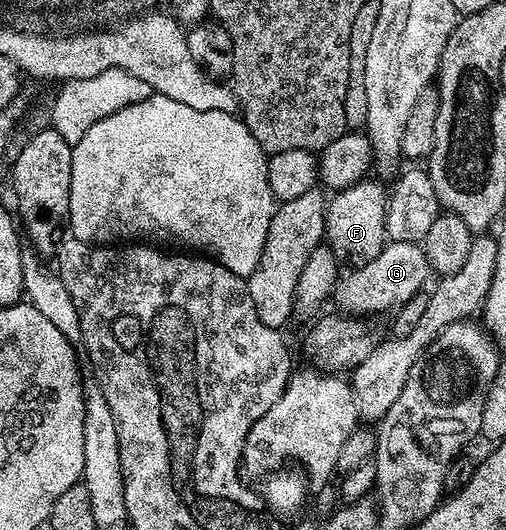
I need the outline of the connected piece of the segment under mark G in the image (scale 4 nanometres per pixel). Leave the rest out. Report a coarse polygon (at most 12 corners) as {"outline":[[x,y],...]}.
{"outline":[[387,241],[339,277],[346,316],[397,311],[432,278],[425,249]]}

